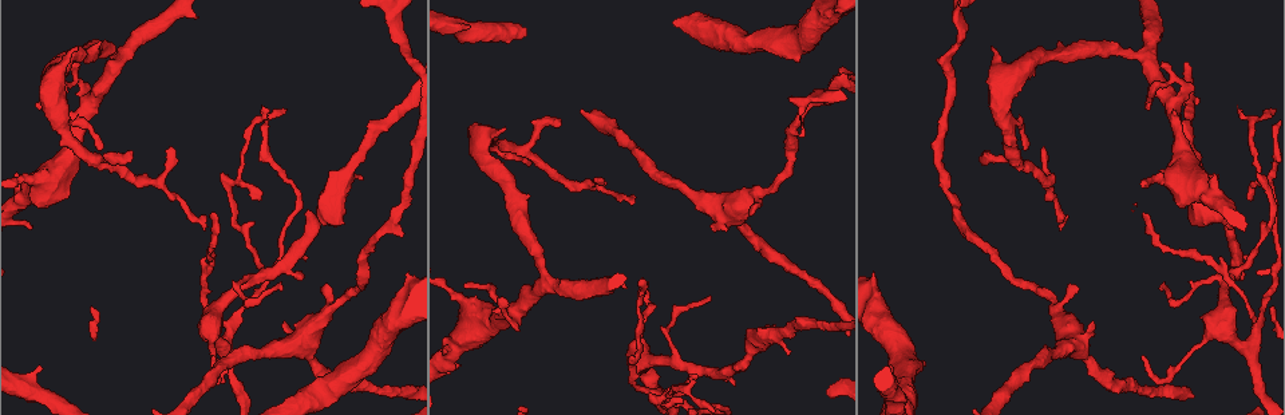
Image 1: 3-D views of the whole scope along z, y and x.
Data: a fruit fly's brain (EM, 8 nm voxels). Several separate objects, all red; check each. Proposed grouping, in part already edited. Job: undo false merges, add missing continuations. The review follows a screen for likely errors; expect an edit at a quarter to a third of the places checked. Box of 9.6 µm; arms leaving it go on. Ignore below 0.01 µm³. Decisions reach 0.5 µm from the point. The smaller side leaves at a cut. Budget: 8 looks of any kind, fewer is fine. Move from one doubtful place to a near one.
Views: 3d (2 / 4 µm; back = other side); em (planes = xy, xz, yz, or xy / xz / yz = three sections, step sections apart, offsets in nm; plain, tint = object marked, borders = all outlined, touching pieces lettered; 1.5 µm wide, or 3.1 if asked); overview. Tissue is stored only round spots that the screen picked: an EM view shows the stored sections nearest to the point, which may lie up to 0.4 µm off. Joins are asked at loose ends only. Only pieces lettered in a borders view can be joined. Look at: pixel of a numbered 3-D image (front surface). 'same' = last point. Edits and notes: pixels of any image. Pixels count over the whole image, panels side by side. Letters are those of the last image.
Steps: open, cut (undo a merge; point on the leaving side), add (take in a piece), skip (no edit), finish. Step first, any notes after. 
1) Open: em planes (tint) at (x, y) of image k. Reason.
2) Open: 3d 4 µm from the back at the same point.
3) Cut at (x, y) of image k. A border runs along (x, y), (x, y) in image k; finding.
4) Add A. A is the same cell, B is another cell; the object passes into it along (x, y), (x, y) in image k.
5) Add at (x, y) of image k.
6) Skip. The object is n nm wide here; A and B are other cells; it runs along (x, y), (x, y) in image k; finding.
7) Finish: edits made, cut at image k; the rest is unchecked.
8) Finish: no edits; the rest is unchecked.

Open: em planes (tint) at (1227, 226) of image 1. Branch stops here.

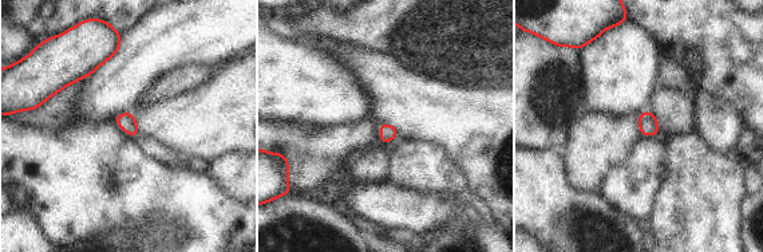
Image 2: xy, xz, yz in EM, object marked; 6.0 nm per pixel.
Open: em planes (borders) at the same point. What lies round it.

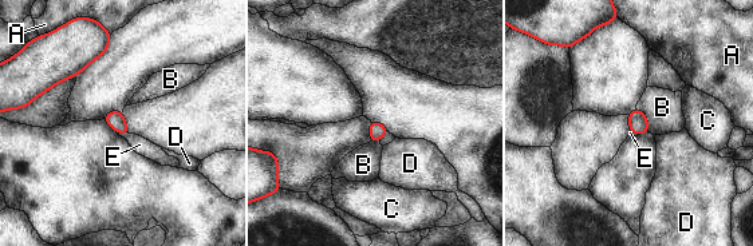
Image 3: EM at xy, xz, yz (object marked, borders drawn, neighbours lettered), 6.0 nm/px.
Add at (140, 145) of image 3. E is the same cell, A, B, C and D are other cells; it goes on there.

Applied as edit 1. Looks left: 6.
Open: 3d 2 µm from the back at (259, 197) of image 1. Free end.

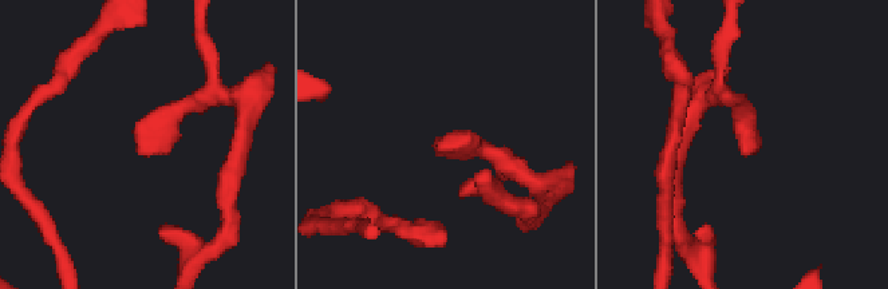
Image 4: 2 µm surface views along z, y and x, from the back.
Open: em planes (borders) at (748, 152) of image 4.

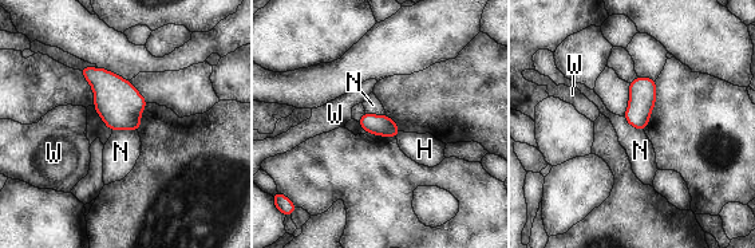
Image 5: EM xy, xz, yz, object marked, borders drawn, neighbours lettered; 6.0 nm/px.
Skip. H, N and W are other cells; a border runs along (113, 129), (137, 130) in image 5; no lettered piece goes on from it.

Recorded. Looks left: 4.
Open: 3d 2 µm at (893, 369) of image 1. Thick end.

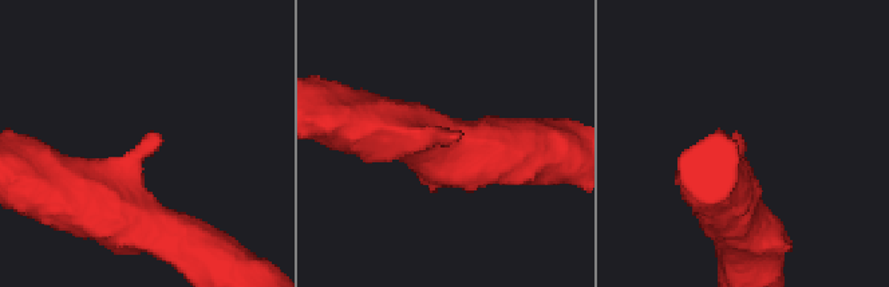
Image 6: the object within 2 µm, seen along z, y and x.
Open: em planes (borders) at (738, 138) of image 6. Shape alone is not enough.

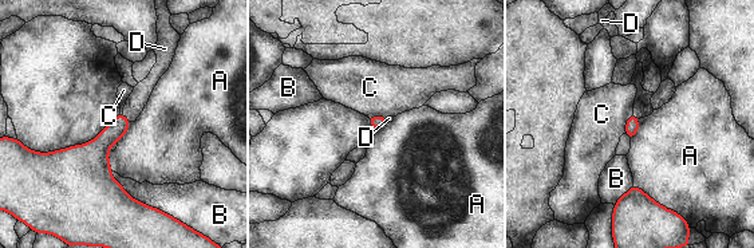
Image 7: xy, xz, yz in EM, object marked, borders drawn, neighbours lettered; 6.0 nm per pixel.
Add at (137, 101) of image 7. D is the same cell, A, B and C are other cells; the object passes into it along (98, 149), (125, 117), (137, 101) in image 7; the cell continues.

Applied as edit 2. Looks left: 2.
Finish: edits made, add at image 3, add at image 7; the rest is unchecked.

